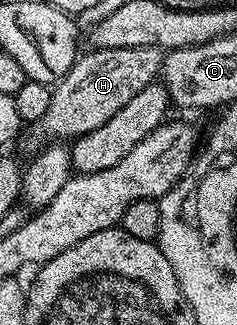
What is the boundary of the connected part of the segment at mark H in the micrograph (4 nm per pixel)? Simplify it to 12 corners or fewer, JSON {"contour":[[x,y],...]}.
{"contour":[[155,46],[82,53],[35,124],[76,140],[163,70]]}

